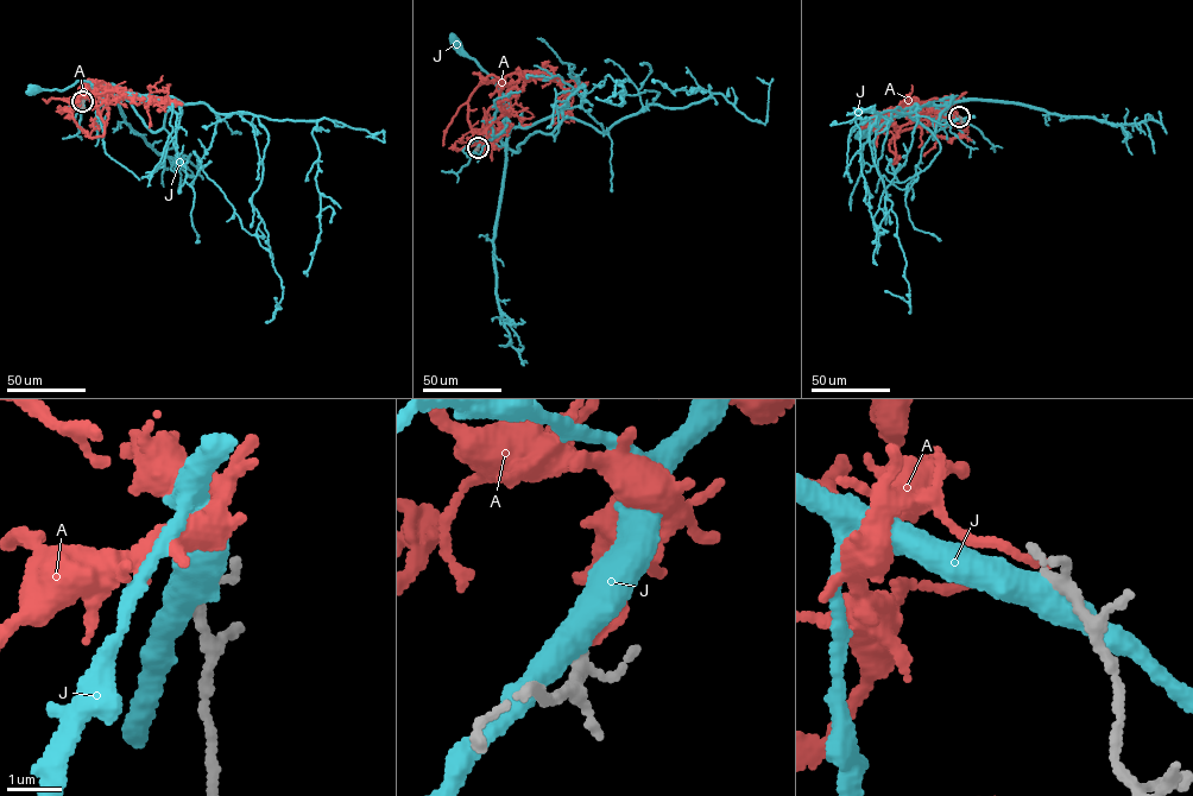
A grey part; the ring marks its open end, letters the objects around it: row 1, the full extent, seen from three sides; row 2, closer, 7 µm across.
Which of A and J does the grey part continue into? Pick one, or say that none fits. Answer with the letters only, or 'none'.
none

